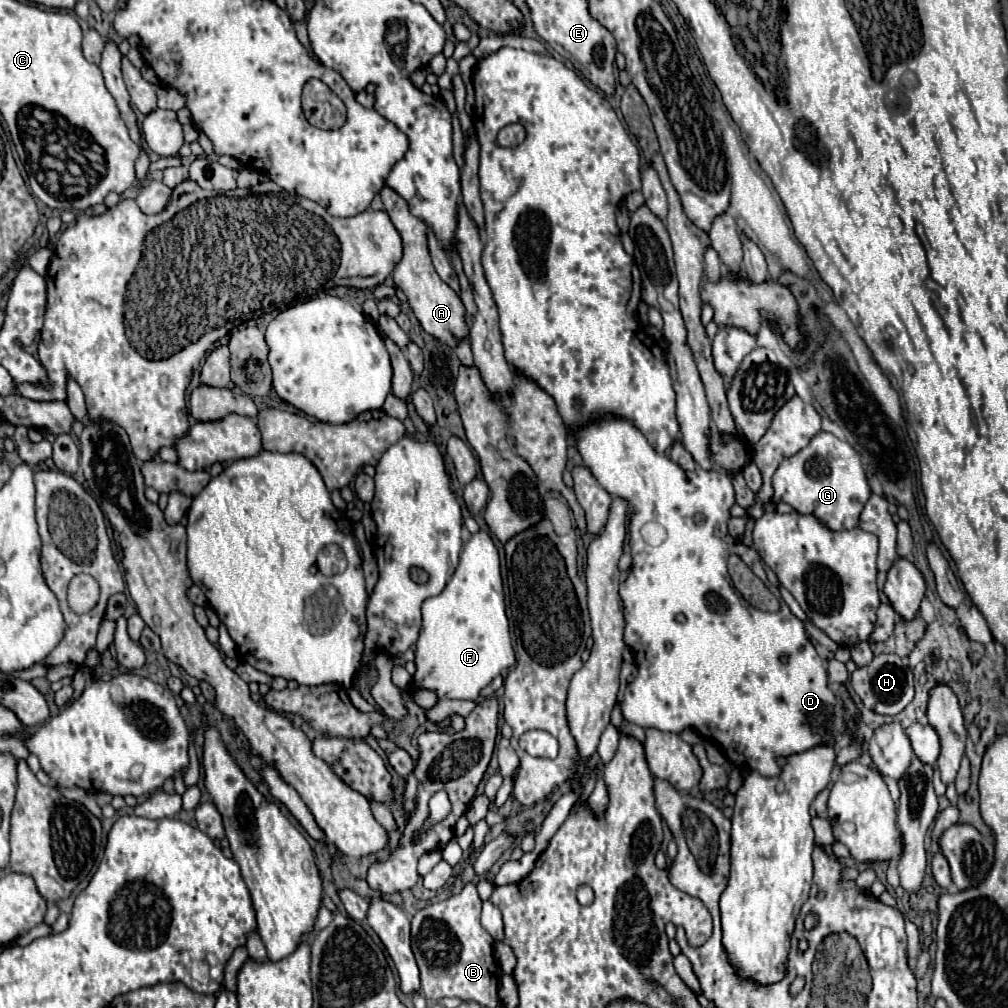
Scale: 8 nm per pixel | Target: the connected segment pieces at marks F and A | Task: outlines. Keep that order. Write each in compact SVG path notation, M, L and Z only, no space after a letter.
M479 530L463 546L459 566L453 578L447 582L445 590L439 596L427 598L423 602L423 626L419 640L415 644L415 674L413 688L431 690L437 698L455 698L455 700L477 700L479 692L505 668L515 664L515 652L511 646L509 620L505 614L503 600L503 580L499 568L499 552L493 544L489 532Z
M385 186L381 190L381 198L385 204L385 212L389 214L391 222L395 224L395 228L399 230L399 234L403 238L403 258L395 266L395 272L393 272L393 280L395 280L397 288L401 288L407 294L409 306L413 308L413 312L425 332L433 334L437 340L441 340L449 346L457 346L457 342L469 334L469 328L465 322L465 308L463 308L461 298L435 272L435 266L429 256L429 246L427 246L429 226L423 220L415 218L409 212L407 202L389 186Z

